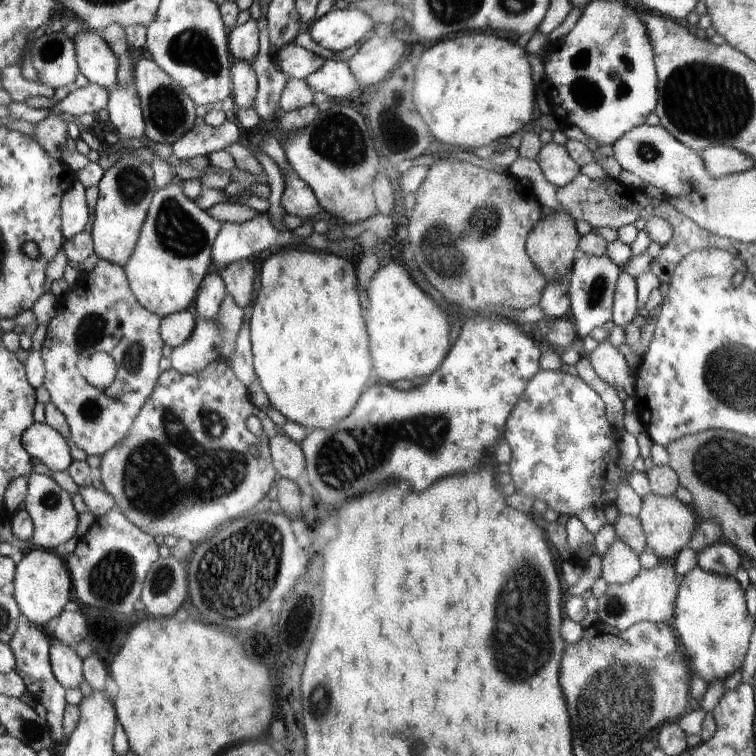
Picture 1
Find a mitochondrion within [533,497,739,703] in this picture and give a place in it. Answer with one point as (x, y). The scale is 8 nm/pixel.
(615, 606)

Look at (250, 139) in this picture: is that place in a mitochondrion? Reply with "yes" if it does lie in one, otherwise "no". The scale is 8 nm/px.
no

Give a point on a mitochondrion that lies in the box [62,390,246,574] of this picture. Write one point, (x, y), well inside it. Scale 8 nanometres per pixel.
(89, 410)

